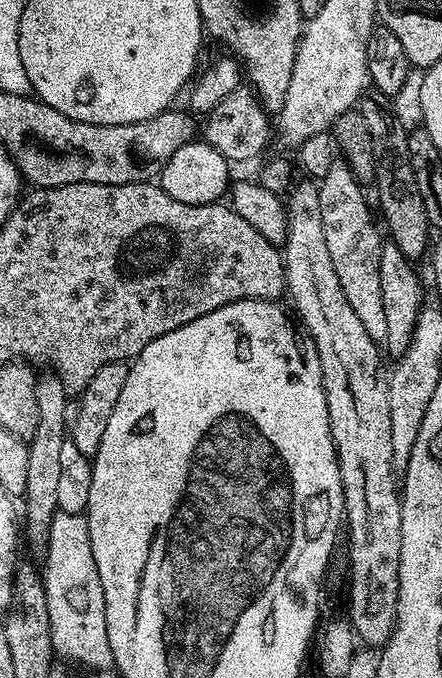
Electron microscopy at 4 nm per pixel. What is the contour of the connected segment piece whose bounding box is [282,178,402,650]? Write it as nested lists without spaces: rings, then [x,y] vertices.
[[[304,178],[304,181],[297,183],[295,186],[288,189],[286,193],[286,211],[288,214],[288,236],[284,240],[282,245],[282,255],[284,258],[284,282],[286,285],[287,295],[290,297],[292,295],[292,304],[291,307],[294,309],[296,307],[295,315],[298,317],[300,315],[299,323],[302,325],[304,323],[303,331],[311,338],[314,342],[314,346],[318,350],[318,362],[320,363],[320,369],[322,370],[322,386],[326,390],[326,406],[328,407],[328,417],[330,418],[330,434],[332,435],[332,441],[336,447],[336,457],[338,458],[338,470],[340,471],[340,477],[342,478],[342,494],[344,495],[344,520],[346,521],[346,536],[348,532],[348,564],[352,567],[352,577],[348,580],[348,613],[346,613],[347,619],[352,625],[352,631],[354,633],[355,639],[360,640],[364,644],[369,644],[373,650],[379,650],[384,647],[384,644],[390,638],[390,634],[394,626],[396,625],[396,606],[398,604],[398,558],[400,557],[400,539],[402,538],[402,510],[400,509],[400,497],[402,495],[401,489],[398,487],[398,473],[392,469],[392,451],[390,450],[390,398],[388,397],[388,382],[387,379],[382,375],[380,377],[380,352],[382,356],[382,348],[377,340],[370,338],[370,334],[366,334],[366,326],[362,326],[362,321],[358,319],[358,314],[354,314],[353,308],[350,306],[350,302],[346,302],[346,294],[342,294],[342,286],[338,286],[338,273],[334,270],[334,262],[330,262],[330,249],[326,247],[326,233],[324,227],[322,227],[322,198],[320,197],[319,187],[311,179]]]

